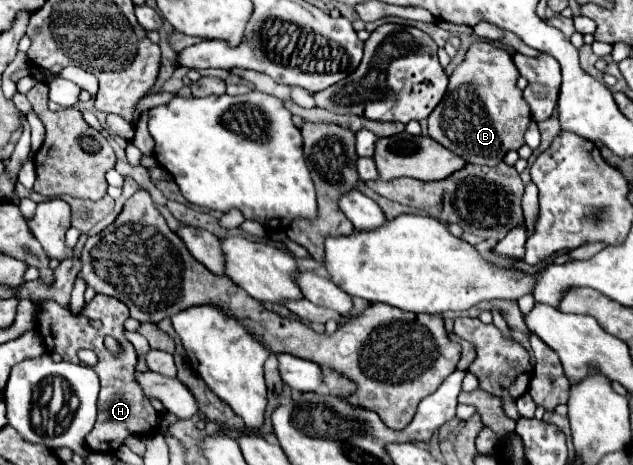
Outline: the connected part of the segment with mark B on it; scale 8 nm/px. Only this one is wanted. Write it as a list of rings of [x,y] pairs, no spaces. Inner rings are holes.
[[[474,42],[460,66],[450,74],[450,84],[444,100],[440,100],[440,104],[432,110],[432,116],[428,116],[428,136],[470,164],[496,166],[506,152],[518,150],[524,144],[524,132],[532,120],[530,108],[522,98],[522,90],[516,86],[518,78],[520,74],[506,50],[496,48],[490,42]]]

